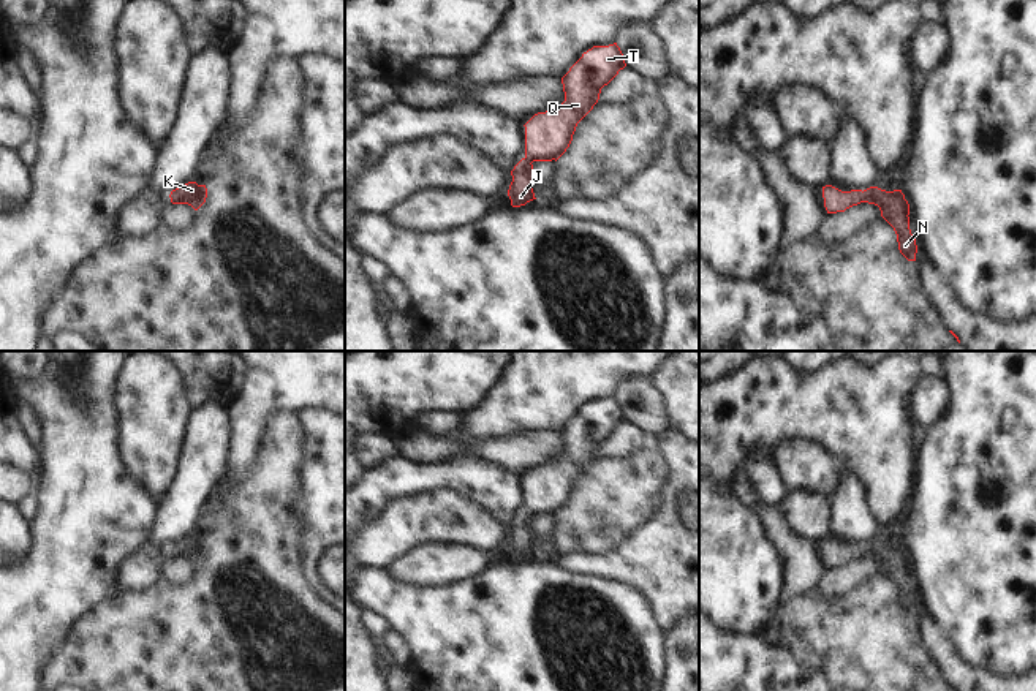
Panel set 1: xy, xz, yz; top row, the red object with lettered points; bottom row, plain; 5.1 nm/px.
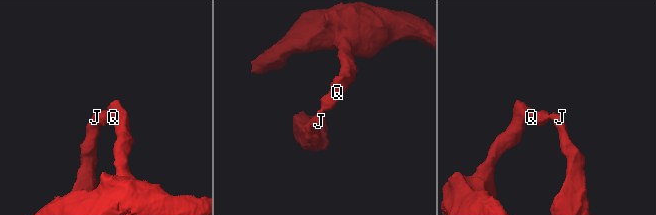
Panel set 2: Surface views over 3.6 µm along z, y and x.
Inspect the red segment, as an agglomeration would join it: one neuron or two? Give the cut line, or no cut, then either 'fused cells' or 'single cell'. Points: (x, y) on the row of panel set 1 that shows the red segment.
no cut; single cell

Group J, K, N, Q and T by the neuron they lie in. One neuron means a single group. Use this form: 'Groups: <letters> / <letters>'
Groups: J K N Q T

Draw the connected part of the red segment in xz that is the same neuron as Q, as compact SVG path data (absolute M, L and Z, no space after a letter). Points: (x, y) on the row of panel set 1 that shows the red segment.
M617 43L593 46L561 77L565 101L535 114L525 126L525 157L511 171L508 190L512 207L536 199L533 161L558 160L573 141L577 123L593 109L601 89L626 66Z

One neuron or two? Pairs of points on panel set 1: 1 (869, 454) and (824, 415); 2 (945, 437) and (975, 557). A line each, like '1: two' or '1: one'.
1: one
2: one

